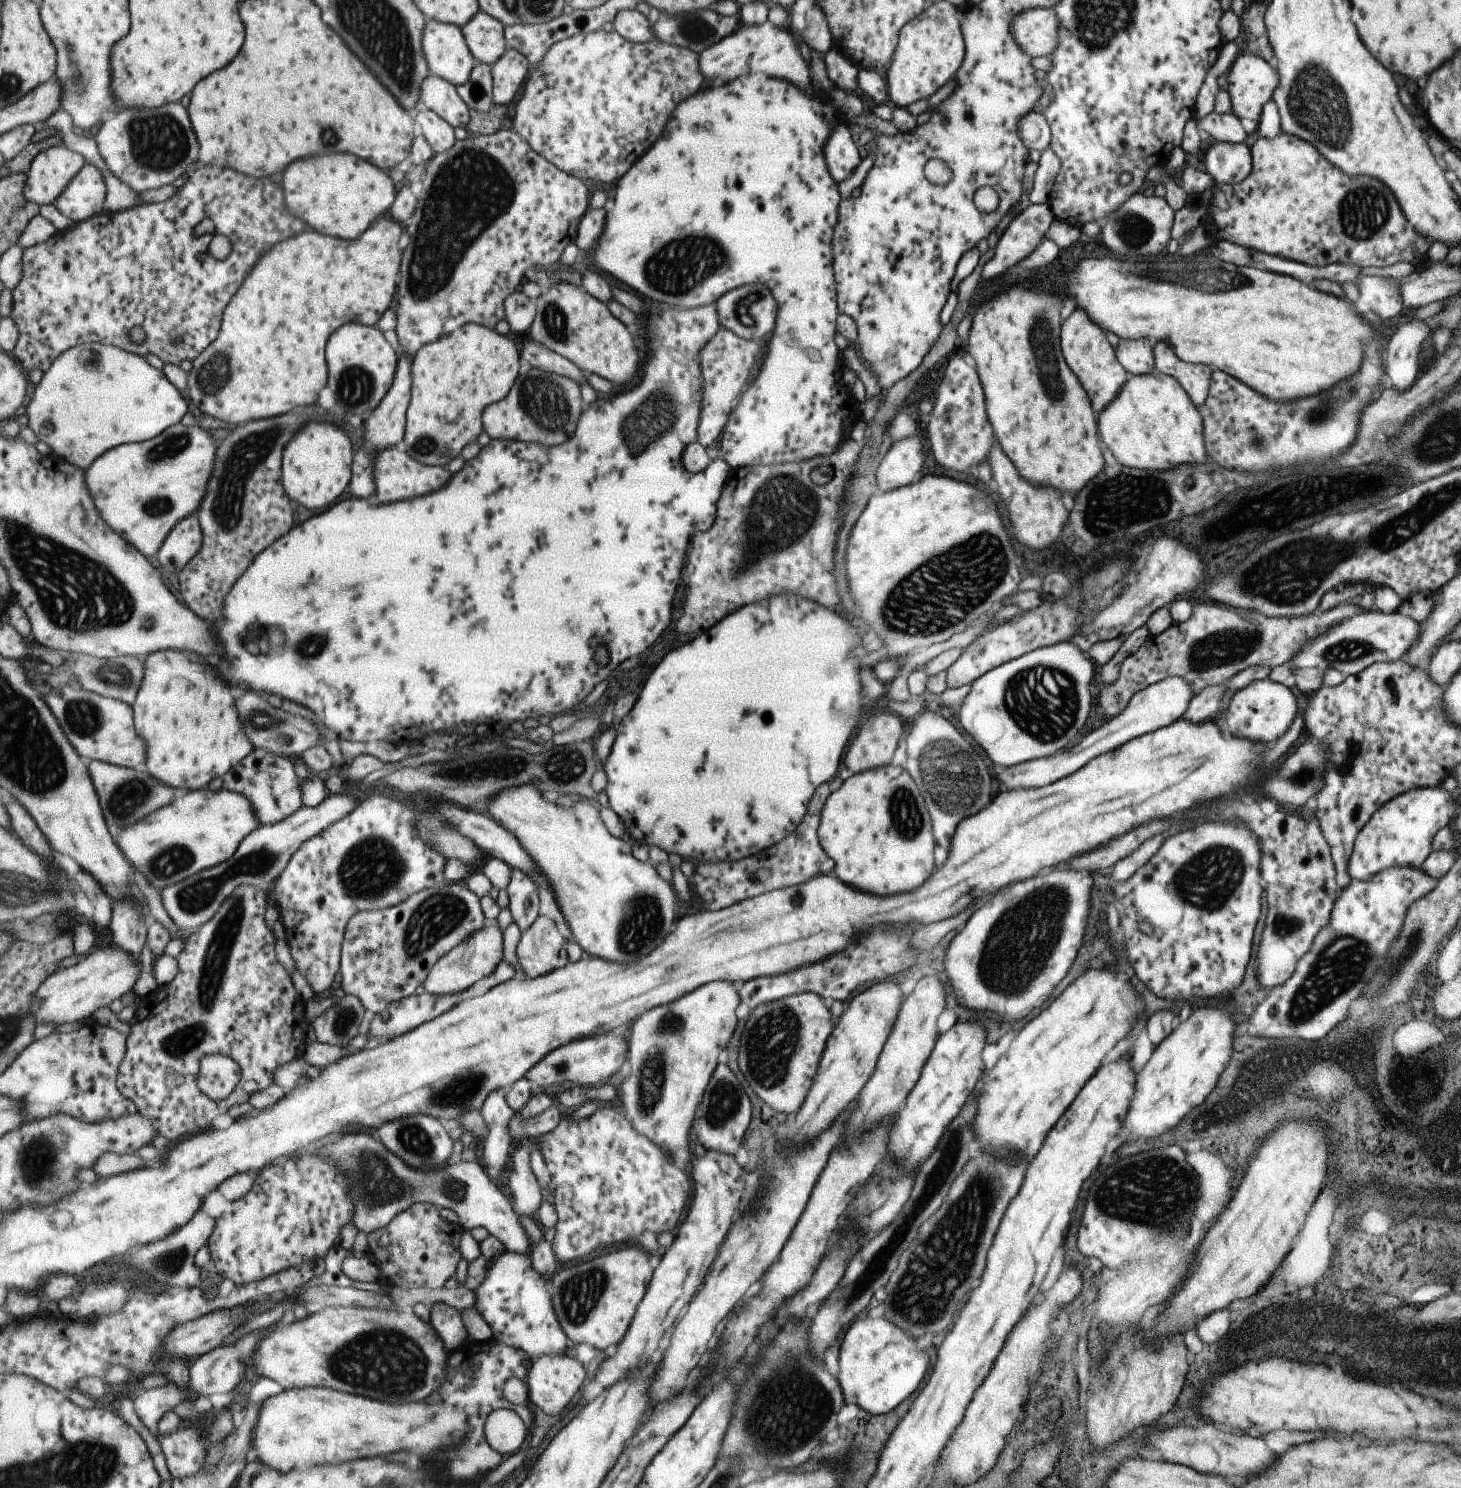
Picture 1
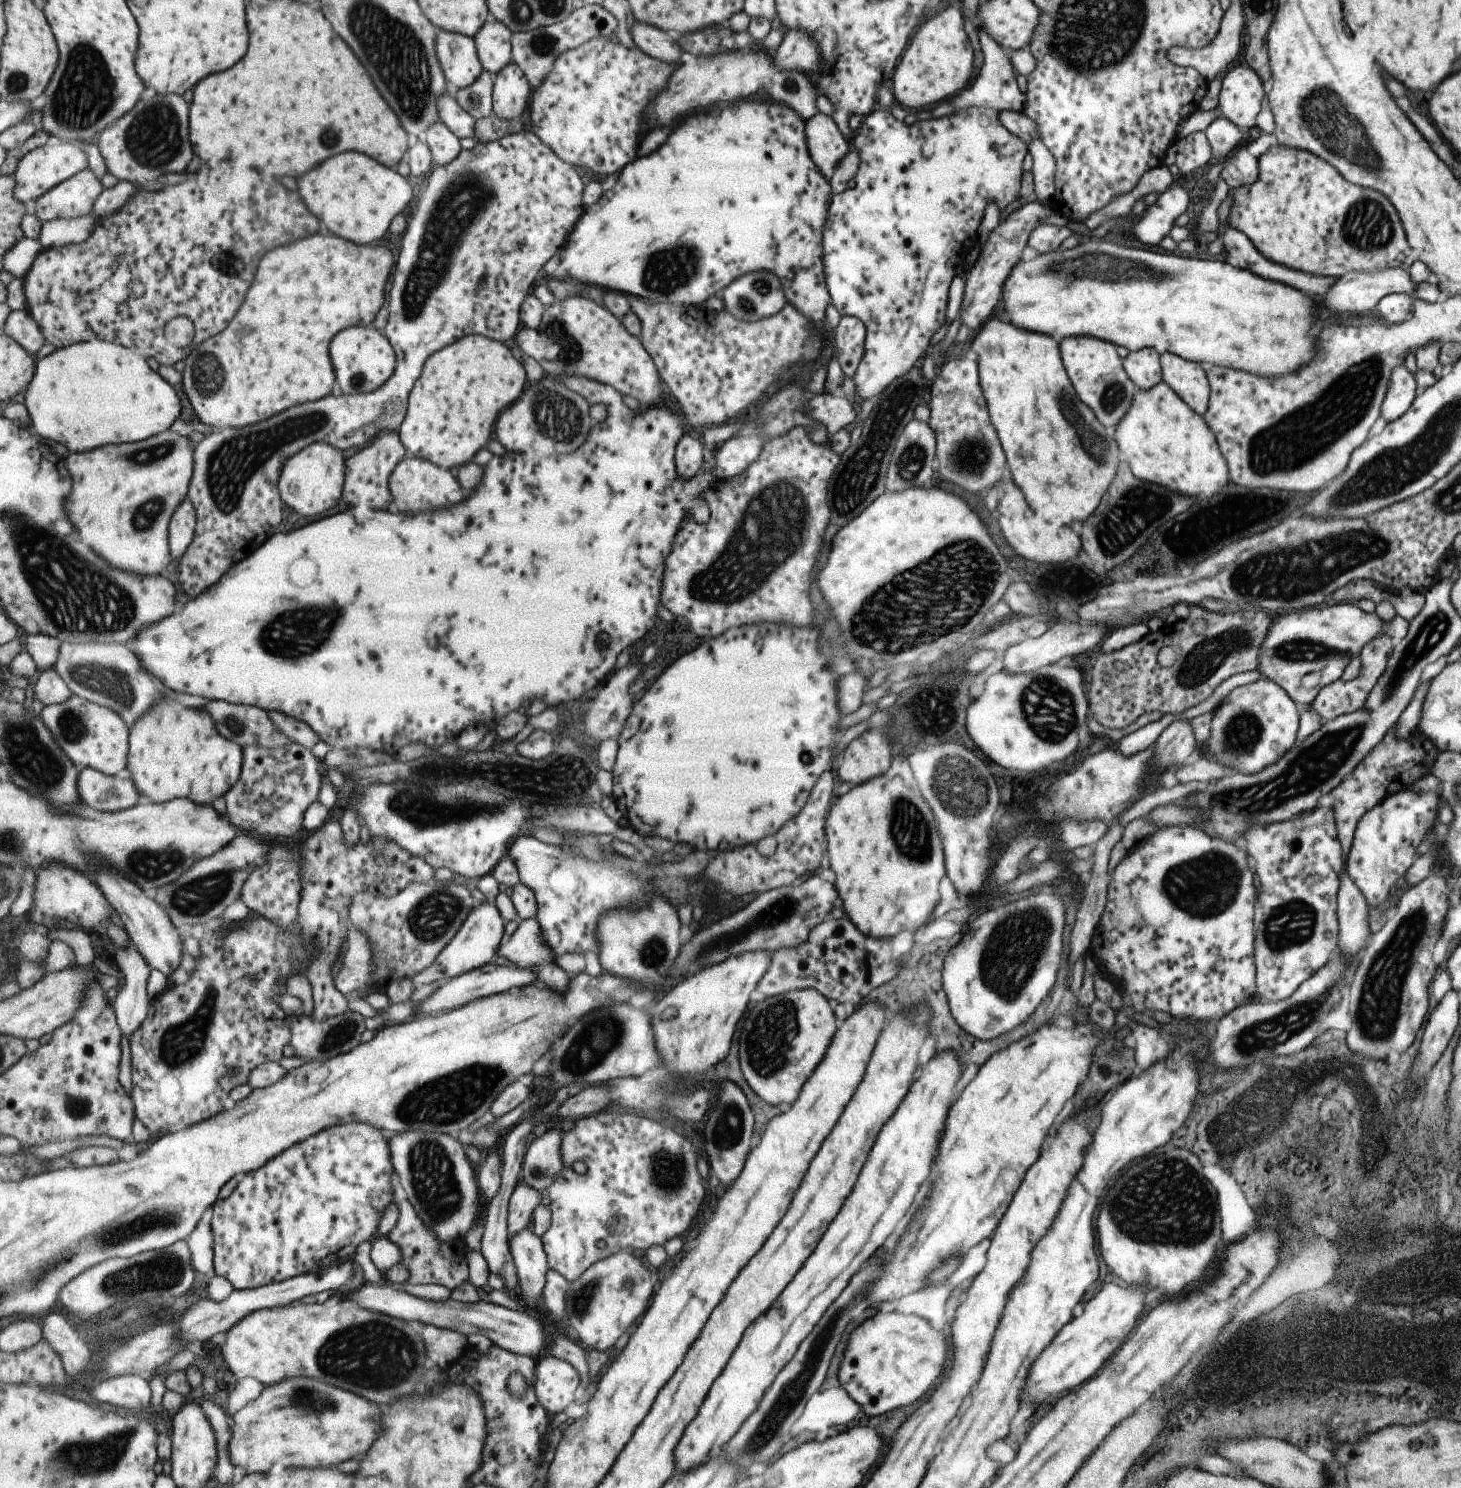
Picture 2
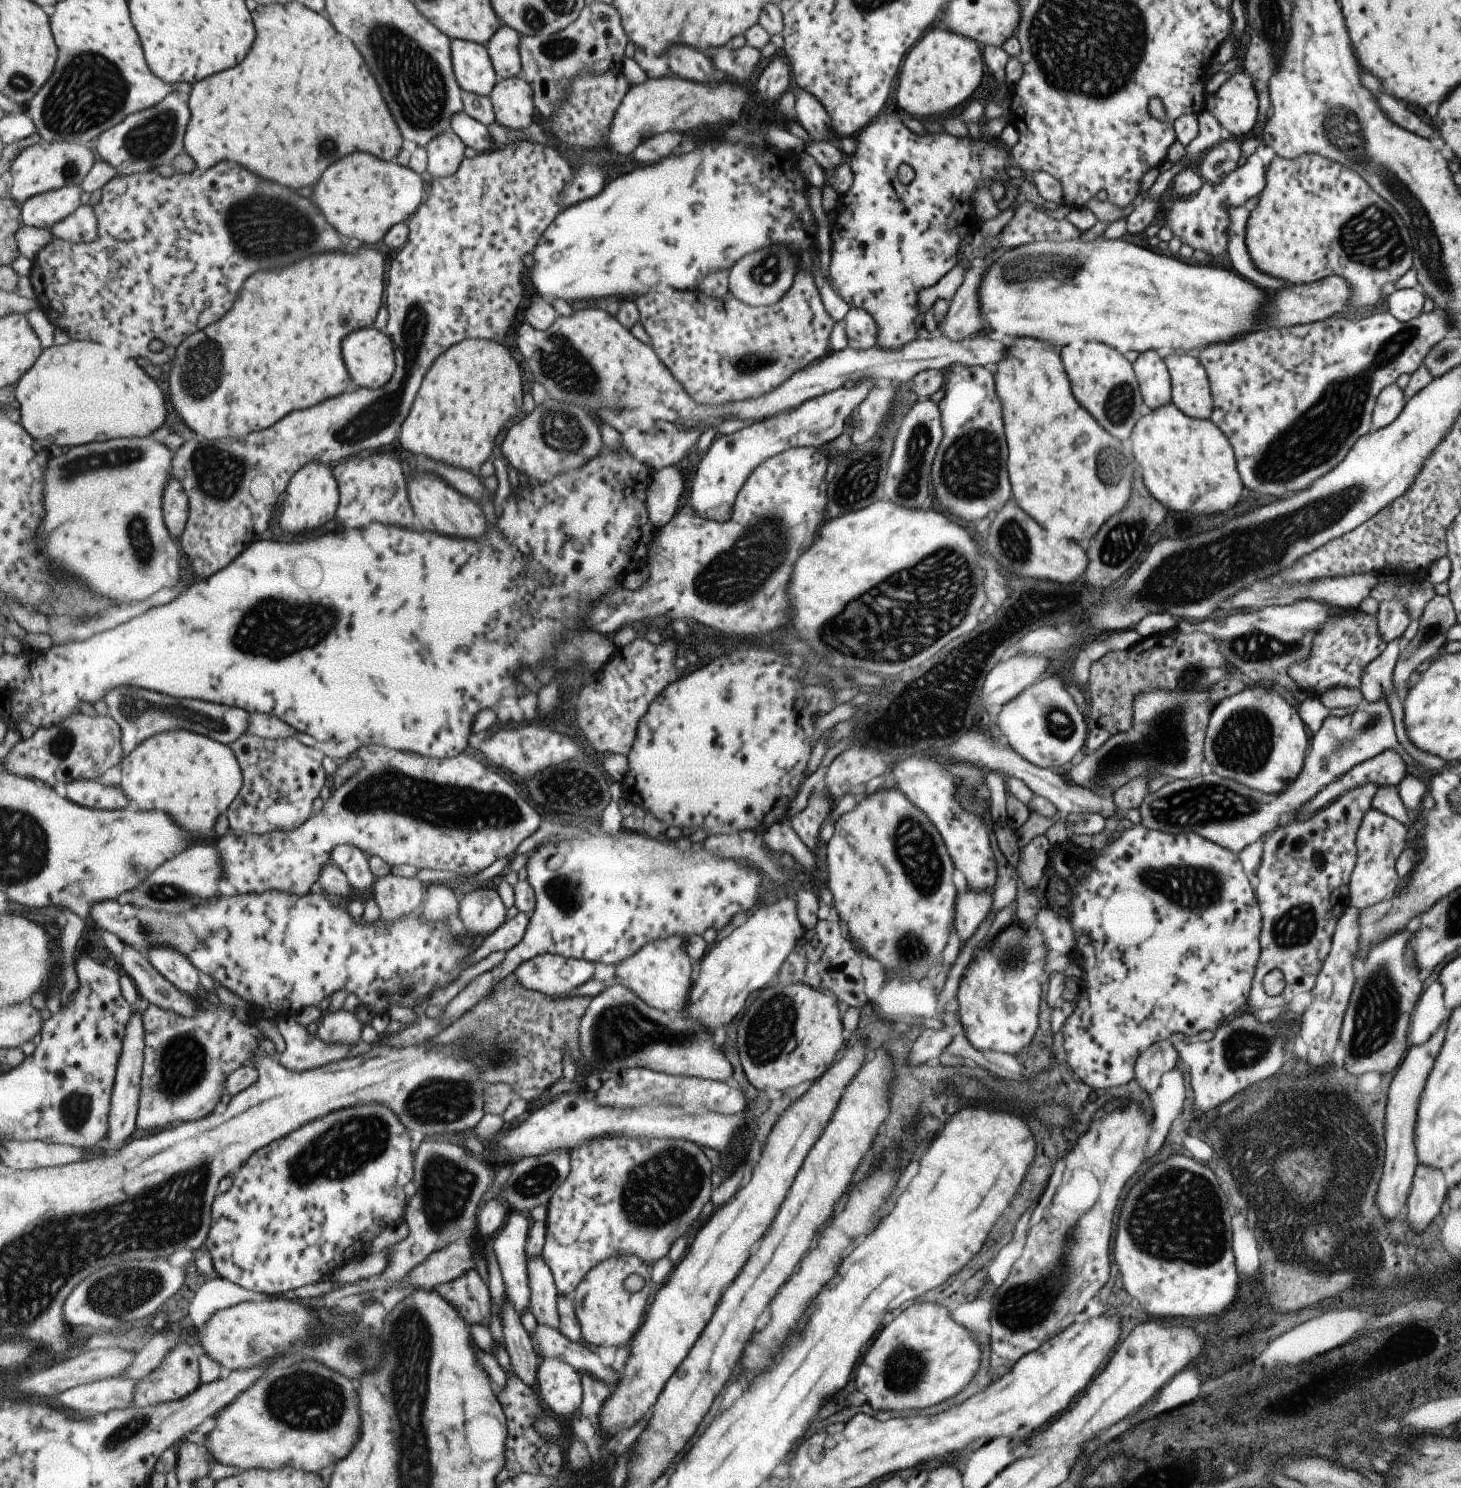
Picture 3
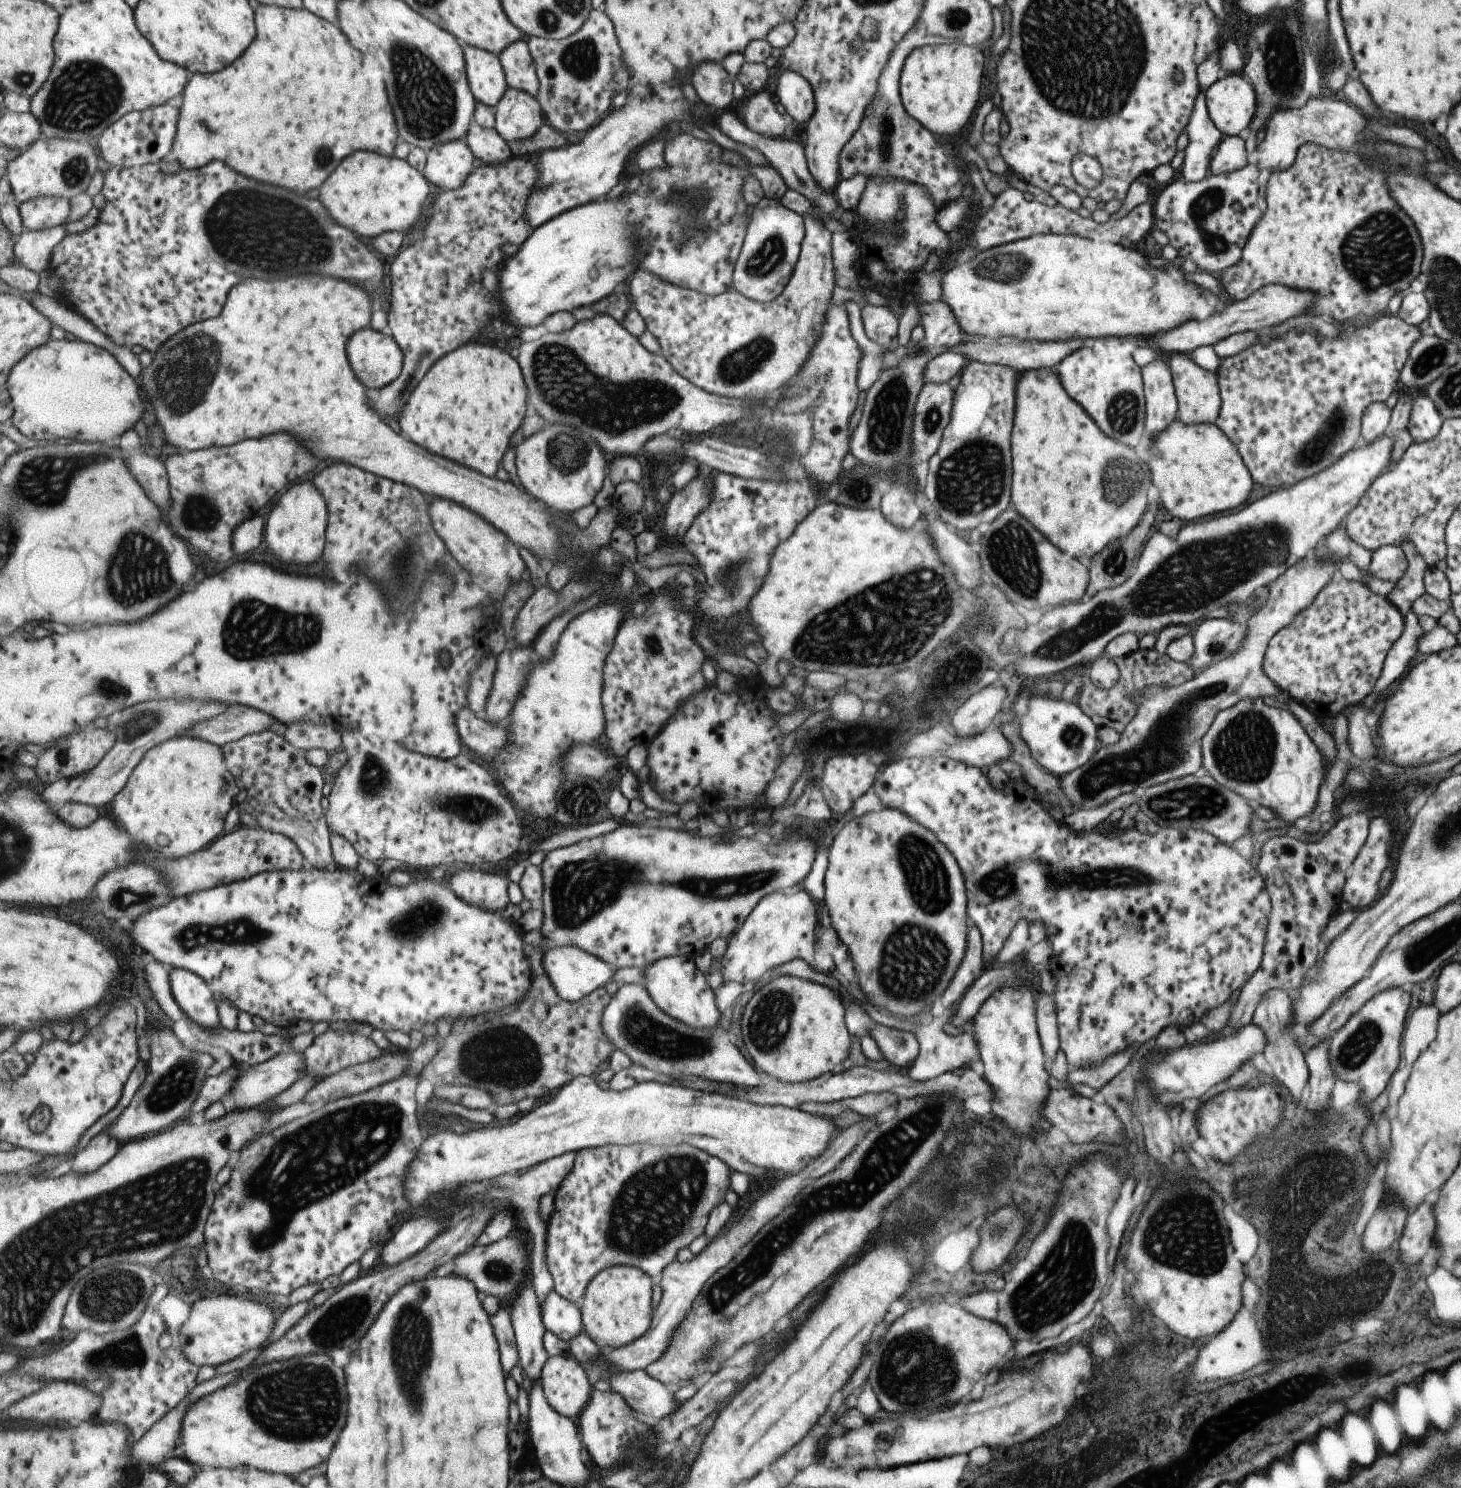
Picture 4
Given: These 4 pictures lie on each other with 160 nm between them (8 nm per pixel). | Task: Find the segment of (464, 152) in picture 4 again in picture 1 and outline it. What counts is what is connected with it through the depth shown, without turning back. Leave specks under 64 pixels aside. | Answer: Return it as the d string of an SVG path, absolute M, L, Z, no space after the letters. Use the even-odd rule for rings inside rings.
M428 109L426 112L420 112L416 120L435 154L447 152L457 144L454 126L441 118L435 111Z

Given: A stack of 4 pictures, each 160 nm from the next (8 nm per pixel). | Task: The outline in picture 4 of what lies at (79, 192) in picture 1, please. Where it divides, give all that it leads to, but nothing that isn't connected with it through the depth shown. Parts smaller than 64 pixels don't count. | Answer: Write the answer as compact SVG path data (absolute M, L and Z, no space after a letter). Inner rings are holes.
M39 197L20 205L22 222L26 228L45 230L65 225L72 213L70 198Z

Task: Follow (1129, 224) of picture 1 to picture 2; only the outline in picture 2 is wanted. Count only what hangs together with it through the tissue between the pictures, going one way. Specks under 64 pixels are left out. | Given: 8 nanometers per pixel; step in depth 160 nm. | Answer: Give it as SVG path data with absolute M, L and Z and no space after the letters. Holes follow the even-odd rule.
M1170 185L1159 194L1157 202L1147 206L1137 222L1133 222L1132 233L1135 239L1145 246L1158 246L1168 236L1175 218L1189 210L1187 192L1180 186Z

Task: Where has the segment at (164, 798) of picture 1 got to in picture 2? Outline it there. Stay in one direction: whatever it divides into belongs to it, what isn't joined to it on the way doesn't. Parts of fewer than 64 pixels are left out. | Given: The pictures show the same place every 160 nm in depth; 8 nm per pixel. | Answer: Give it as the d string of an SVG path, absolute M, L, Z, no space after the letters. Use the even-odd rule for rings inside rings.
M81 769L77 782L81 803L102 812L128 810L143 800L131 778L117 778L93 769Z

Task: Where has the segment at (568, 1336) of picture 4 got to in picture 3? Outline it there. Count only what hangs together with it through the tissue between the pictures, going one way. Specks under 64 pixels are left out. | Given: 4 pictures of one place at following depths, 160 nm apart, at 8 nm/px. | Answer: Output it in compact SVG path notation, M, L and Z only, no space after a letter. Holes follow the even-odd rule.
M542 1256L528 1260L529 1284L531 1284L531 1312L541 1326L561 1326L559 1292L553 1272Z

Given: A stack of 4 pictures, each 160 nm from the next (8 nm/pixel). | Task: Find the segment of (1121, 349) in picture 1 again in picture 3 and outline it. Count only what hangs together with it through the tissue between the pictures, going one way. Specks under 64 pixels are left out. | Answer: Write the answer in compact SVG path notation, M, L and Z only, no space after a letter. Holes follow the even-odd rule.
M1153 350L1139 353L1137 360L1131 363L1131 369L1133 374L1135 374L1141 399L1147 410L1155 410L1155 408L1171 402L1169 374L1167 373L1164 360L1159 358Z

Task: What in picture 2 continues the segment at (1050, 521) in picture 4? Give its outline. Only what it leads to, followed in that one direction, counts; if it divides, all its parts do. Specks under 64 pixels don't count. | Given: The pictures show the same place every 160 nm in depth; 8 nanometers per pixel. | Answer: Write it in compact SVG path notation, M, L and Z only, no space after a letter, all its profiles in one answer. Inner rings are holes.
M999 311L989 317L970 341L971 350L979 357L976 362L979 386L985 398L989 421L1001 442L1007 466L1013 474L1011 478L1023 492L1027 504L1043 518L1049 516L1055 526L1085 520L1107 490L1121 457L1115 450L1112 430L1099 424L1093 412L1075 395L1062 366L1057 342L1051 336L1015 328Z

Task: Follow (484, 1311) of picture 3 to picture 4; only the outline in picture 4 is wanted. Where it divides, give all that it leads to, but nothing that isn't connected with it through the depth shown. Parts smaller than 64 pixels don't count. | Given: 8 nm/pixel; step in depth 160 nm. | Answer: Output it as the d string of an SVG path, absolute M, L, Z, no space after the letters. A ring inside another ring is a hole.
M499 1305L499 1312L495 1316L491 1316L491 1322L495 1326L495 1334L499 1338L499 1346L503 1350L503 1368L505 1368L505 1373L509 1373L513 1370L513 1366L520 1362L516 1332L514 1331L509 1310Z

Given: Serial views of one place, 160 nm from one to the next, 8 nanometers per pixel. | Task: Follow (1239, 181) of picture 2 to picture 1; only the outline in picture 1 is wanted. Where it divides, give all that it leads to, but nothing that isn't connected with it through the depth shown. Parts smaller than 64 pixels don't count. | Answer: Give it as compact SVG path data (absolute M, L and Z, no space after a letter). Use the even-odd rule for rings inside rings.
M1213 141L1200 154L1203 168L1215 184L1241 182L1251 170L1250 147L1241 143Z

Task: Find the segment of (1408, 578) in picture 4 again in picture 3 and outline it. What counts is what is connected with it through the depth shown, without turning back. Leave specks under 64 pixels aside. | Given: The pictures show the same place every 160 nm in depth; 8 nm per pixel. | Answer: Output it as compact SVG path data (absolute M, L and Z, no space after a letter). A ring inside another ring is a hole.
M1389 600L1389 602L1379 602L1378 610L1375 615L1377 618L1377 632L1379 638L1392 641L1395 638L1404 638L1406 636L1405 628L1411 623L1411 618L1407 614L1407 608L1401 600Z

